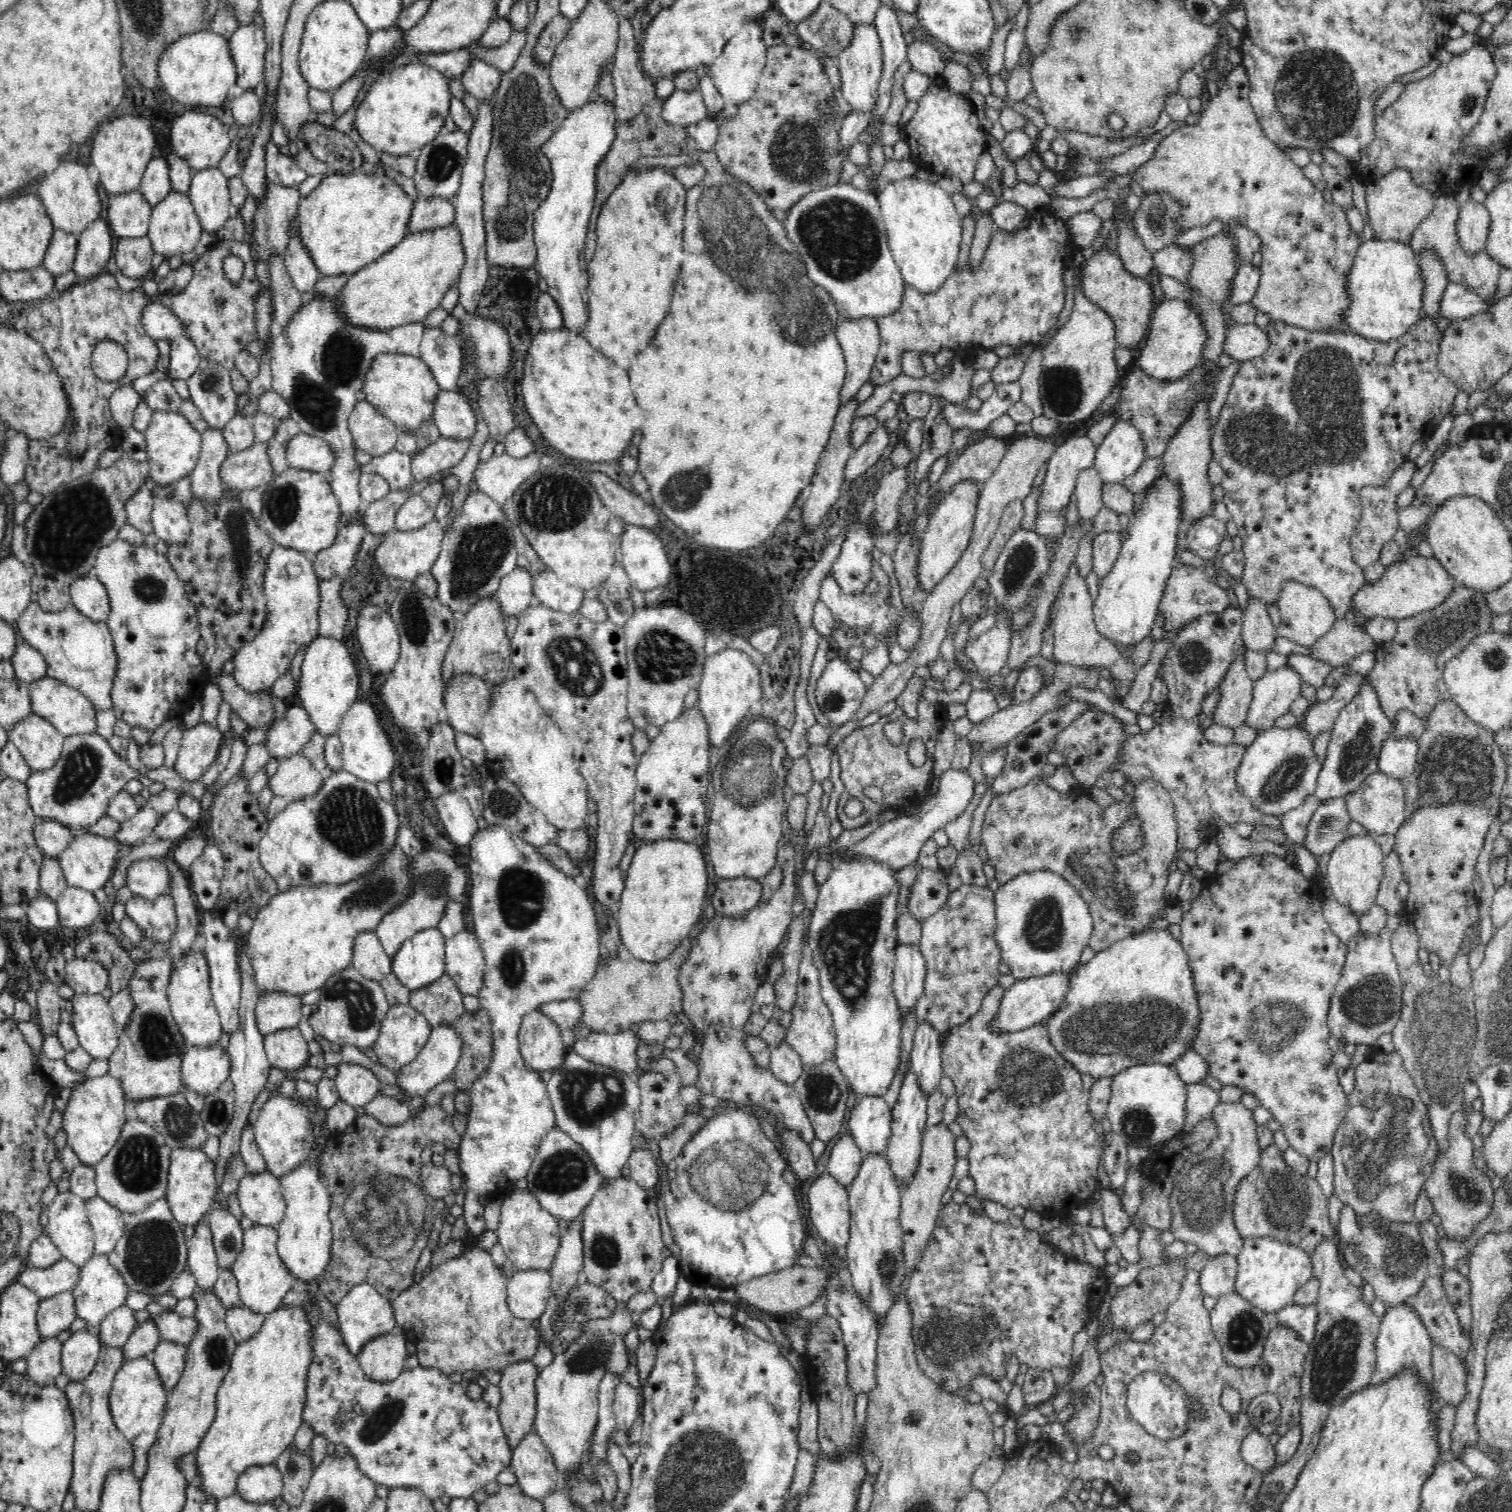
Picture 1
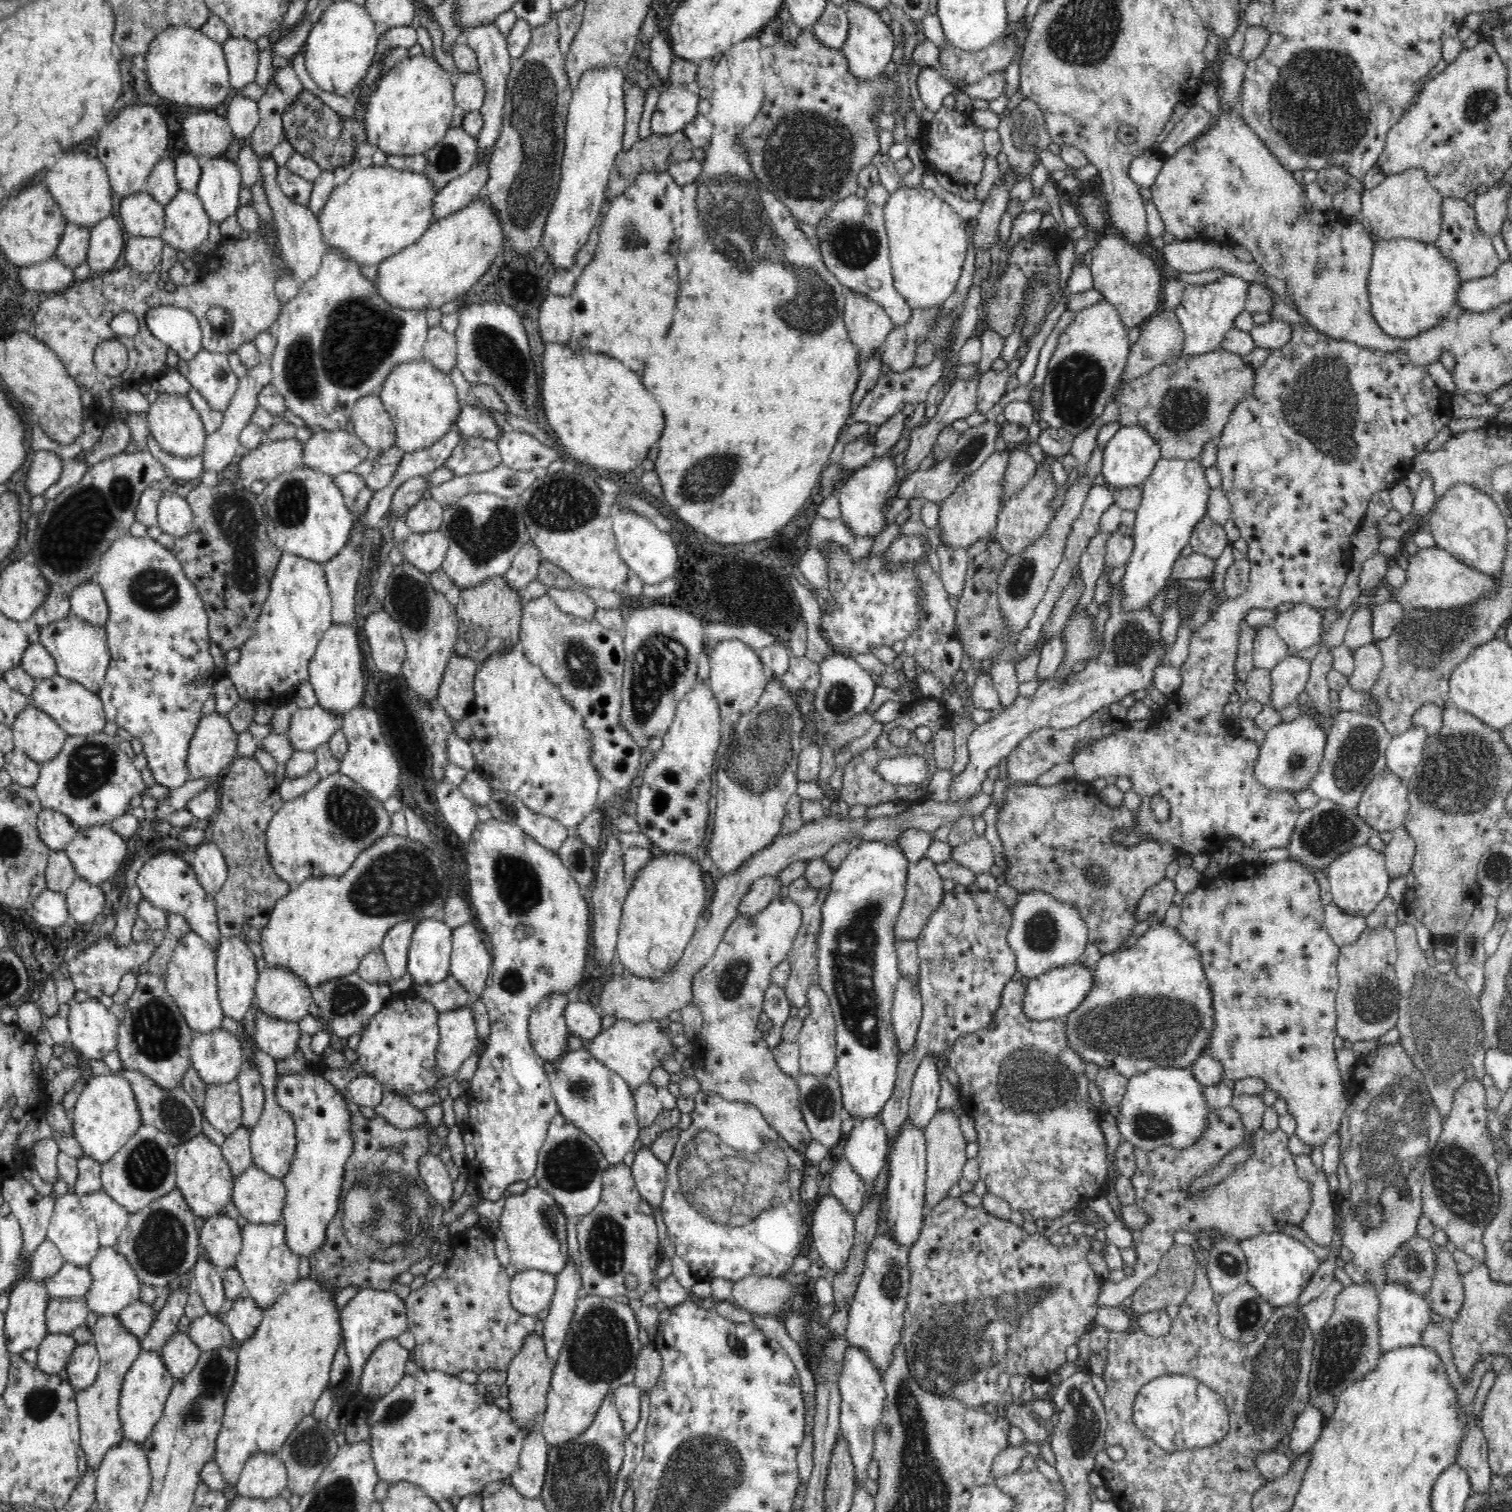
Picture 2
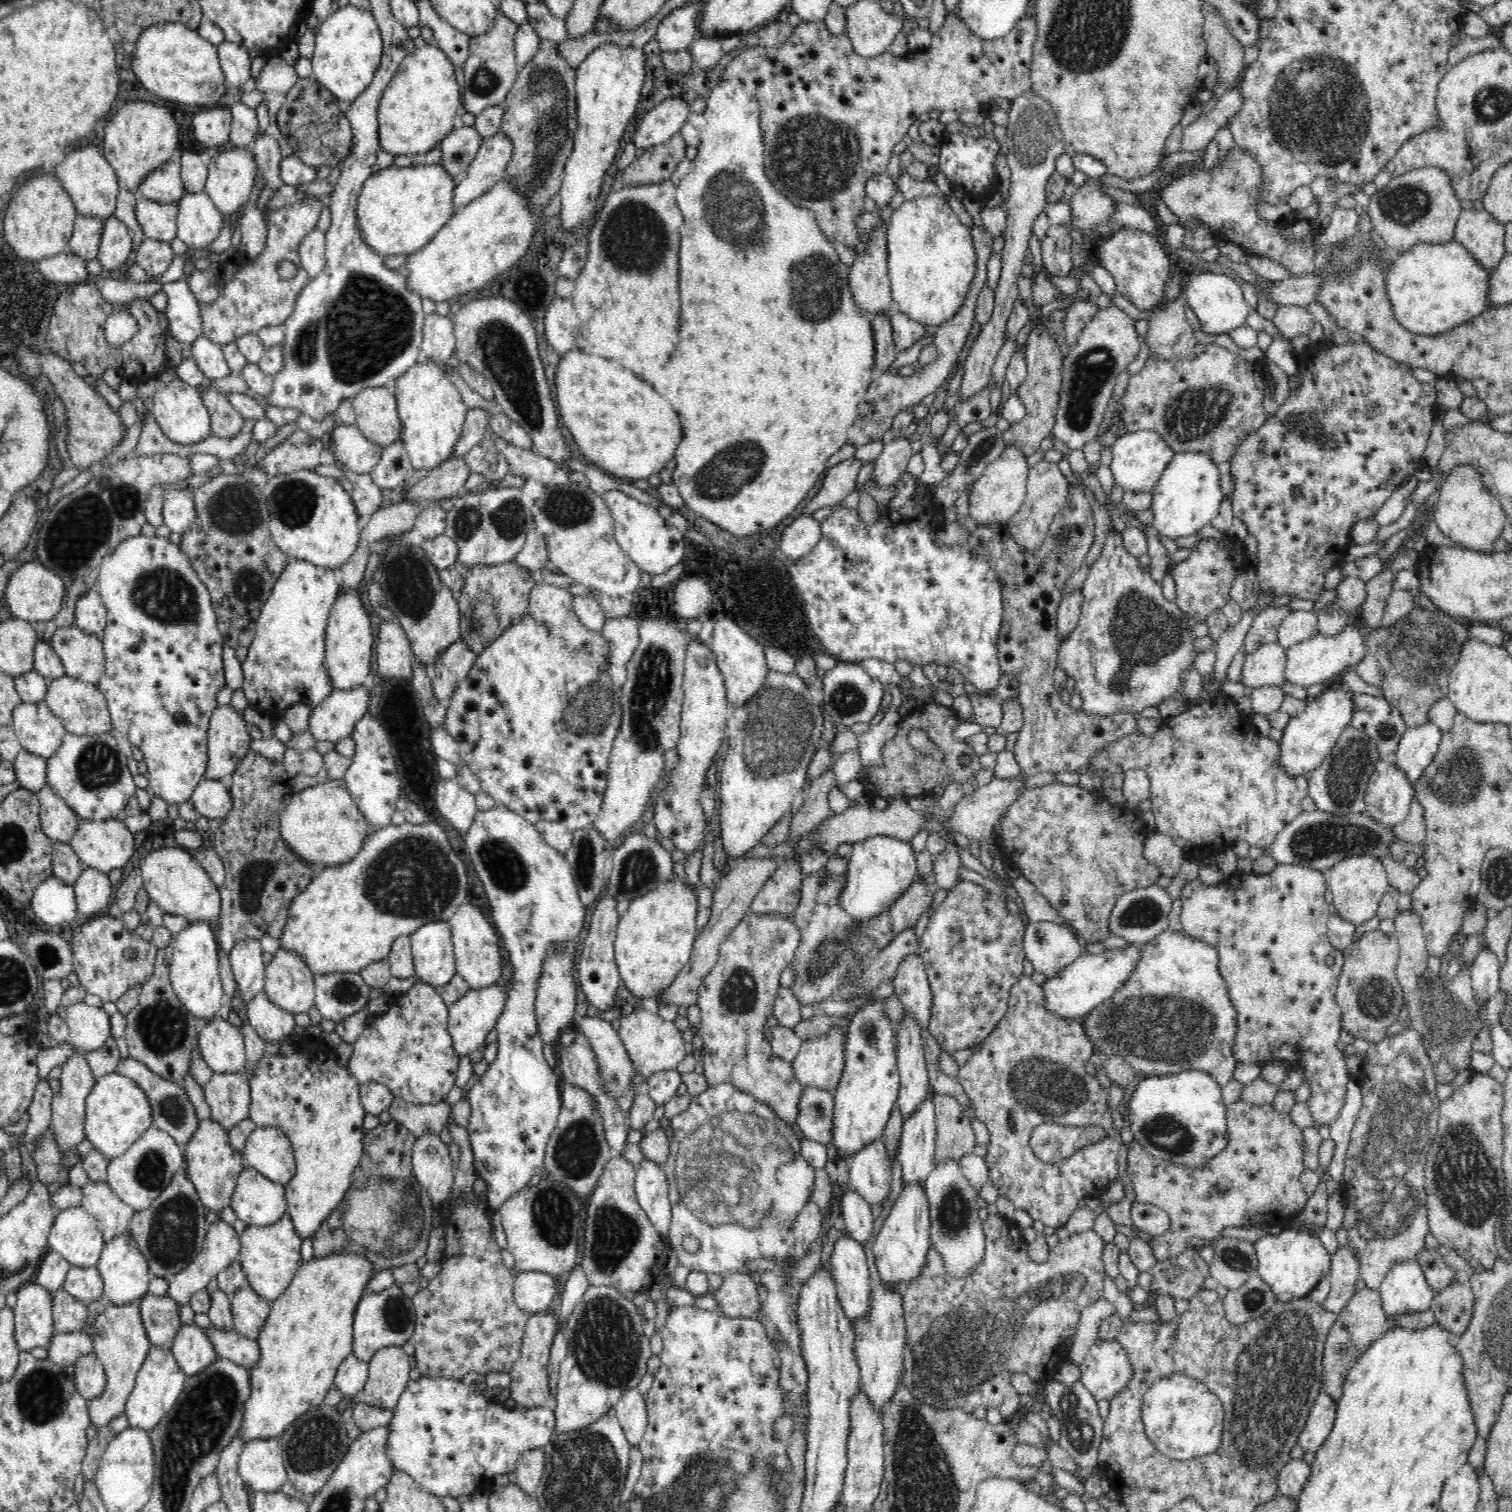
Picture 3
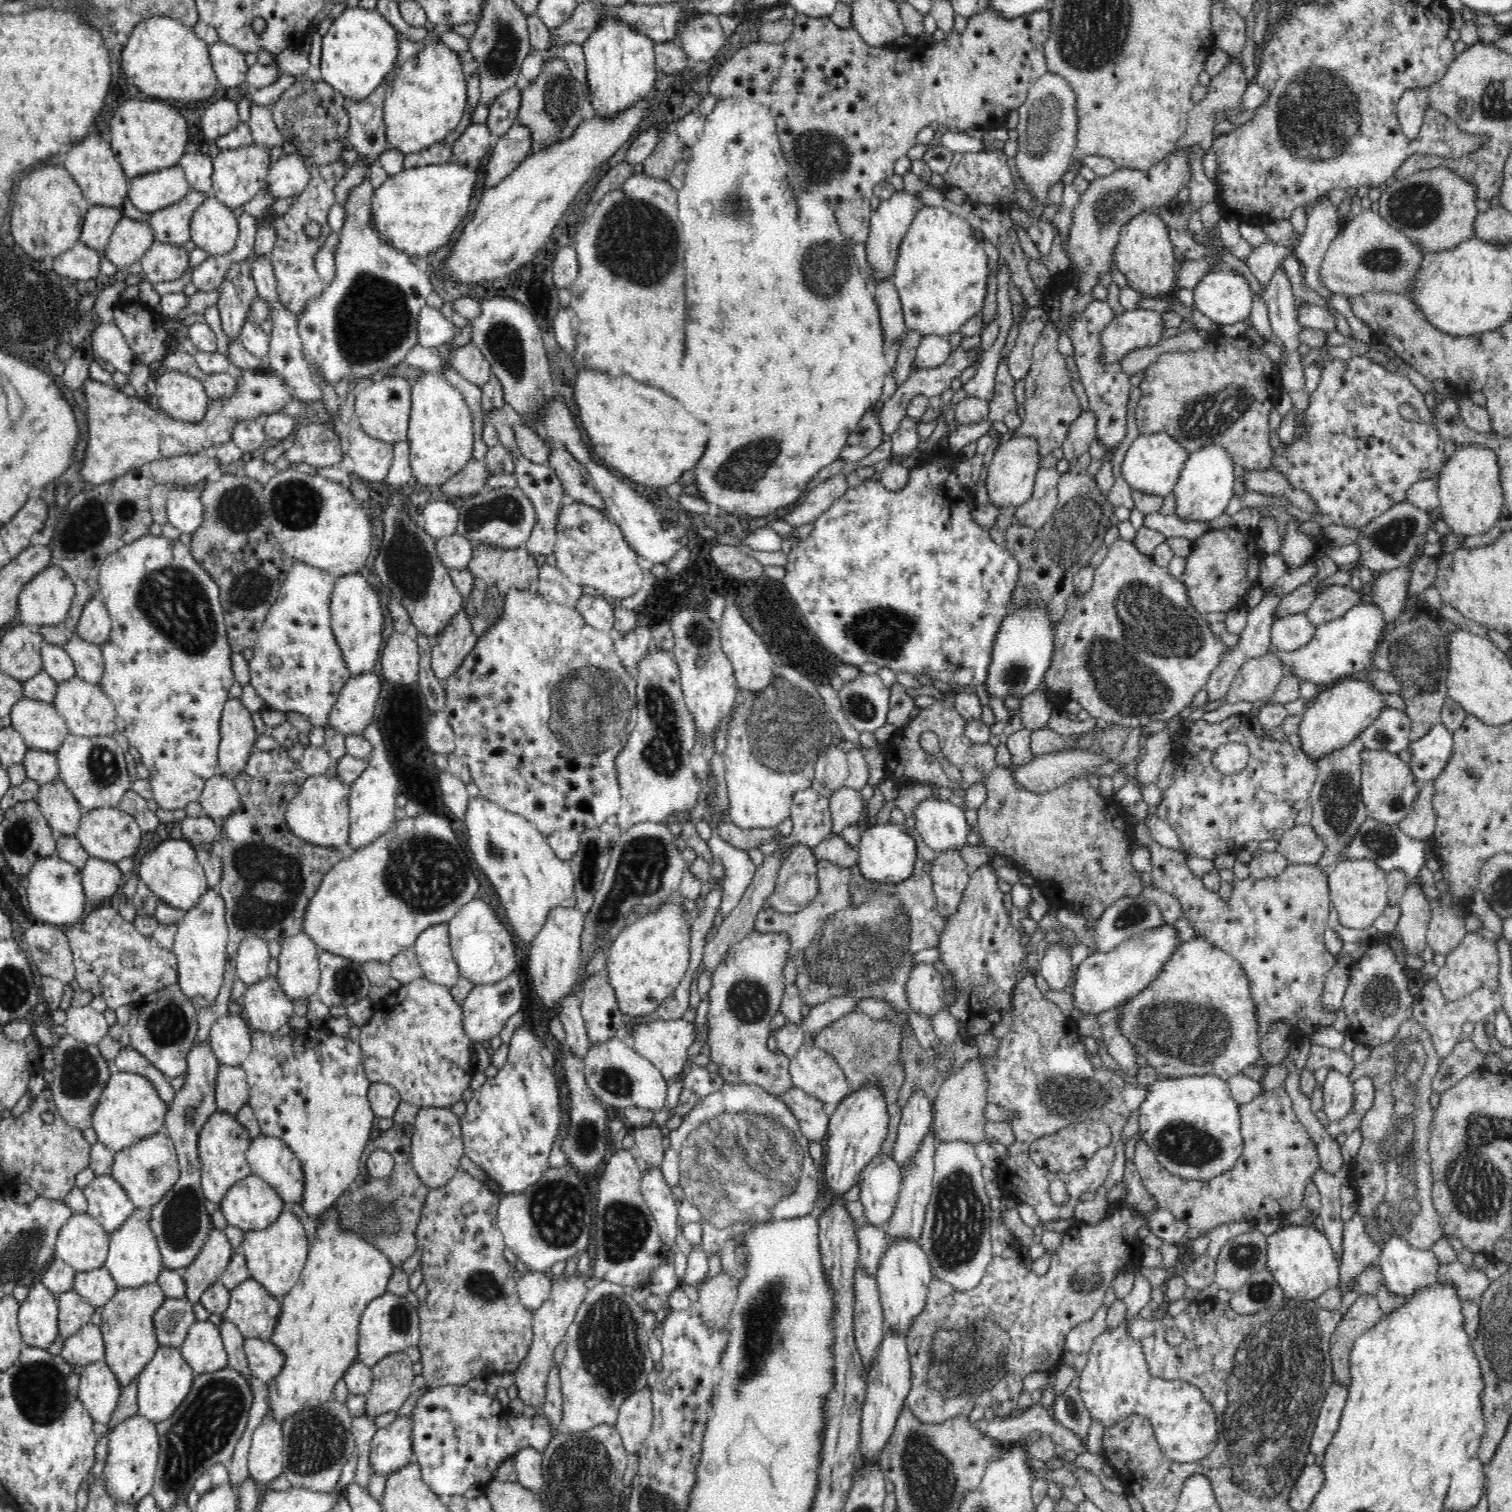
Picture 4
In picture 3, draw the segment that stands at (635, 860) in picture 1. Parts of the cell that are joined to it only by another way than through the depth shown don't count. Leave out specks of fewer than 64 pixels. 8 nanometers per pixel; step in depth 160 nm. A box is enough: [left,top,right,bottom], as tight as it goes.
[614,879,698,998]

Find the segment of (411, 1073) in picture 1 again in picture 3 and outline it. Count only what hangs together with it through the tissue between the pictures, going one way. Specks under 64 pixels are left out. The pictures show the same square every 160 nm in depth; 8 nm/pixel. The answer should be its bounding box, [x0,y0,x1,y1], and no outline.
[447,983,503,1056]

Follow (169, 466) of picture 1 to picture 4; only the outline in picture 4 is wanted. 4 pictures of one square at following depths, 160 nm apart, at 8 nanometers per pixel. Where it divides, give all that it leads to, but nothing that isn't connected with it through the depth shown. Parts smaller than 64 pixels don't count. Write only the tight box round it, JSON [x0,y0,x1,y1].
[153,372,209,424]

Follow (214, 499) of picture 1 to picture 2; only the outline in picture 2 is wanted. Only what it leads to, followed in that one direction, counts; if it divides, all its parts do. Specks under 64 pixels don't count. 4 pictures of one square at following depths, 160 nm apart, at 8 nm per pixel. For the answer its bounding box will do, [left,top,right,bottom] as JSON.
[202,361,272,477]

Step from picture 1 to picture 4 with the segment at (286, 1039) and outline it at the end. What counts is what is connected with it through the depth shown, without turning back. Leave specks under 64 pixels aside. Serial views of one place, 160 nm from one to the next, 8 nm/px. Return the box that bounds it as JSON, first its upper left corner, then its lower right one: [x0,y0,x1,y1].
[242,975,294,1033]

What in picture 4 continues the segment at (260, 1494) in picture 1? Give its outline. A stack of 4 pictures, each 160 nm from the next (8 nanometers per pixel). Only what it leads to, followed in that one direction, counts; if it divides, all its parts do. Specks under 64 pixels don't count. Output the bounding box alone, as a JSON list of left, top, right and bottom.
[247,1414,284,1488]

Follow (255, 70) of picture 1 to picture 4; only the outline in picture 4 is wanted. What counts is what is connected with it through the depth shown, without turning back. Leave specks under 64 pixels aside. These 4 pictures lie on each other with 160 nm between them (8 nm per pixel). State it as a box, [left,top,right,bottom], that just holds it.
[209,41,249,89]

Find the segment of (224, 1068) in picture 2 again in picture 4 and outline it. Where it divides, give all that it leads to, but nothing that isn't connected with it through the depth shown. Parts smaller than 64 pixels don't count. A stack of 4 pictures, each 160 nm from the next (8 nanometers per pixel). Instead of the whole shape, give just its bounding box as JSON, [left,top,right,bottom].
[209,1013,252,1065]

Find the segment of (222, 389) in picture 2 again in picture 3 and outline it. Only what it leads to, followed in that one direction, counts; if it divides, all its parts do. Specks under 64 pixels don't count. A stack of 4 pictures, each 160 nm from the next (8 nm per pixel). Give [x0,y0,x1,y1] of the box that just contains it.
[191,335,232,382]

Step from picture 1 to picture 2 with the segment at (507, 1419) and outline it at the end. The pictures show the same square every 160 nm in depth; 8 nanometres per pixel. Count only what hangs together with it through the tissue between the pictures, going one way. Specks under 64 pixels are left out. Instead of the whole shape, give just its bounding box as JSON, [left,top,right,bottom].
[507,1332,551,1428]

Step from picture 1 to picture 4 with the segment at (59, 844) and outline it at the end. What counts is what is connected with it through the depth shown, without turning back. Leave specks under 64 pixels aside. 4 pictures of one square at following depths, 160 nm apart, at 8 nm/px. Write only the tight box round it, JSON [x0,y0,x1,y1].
[35,779,83,837]

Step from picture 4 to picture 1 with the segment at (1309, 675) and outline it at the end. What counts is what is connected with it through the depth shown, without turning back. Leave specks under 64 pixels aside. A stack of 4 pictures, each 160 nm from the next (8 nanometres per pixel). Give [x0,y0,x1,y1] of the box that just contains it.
[1244,666,1303,731]

